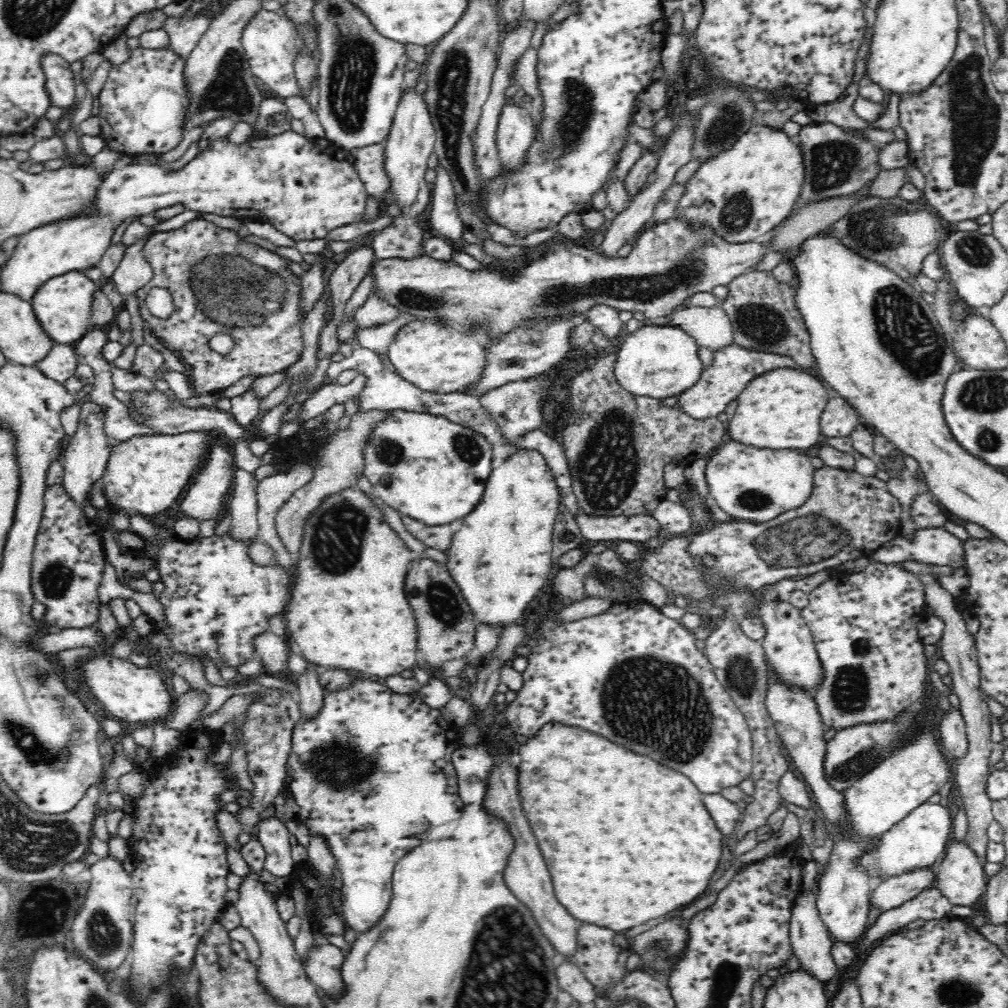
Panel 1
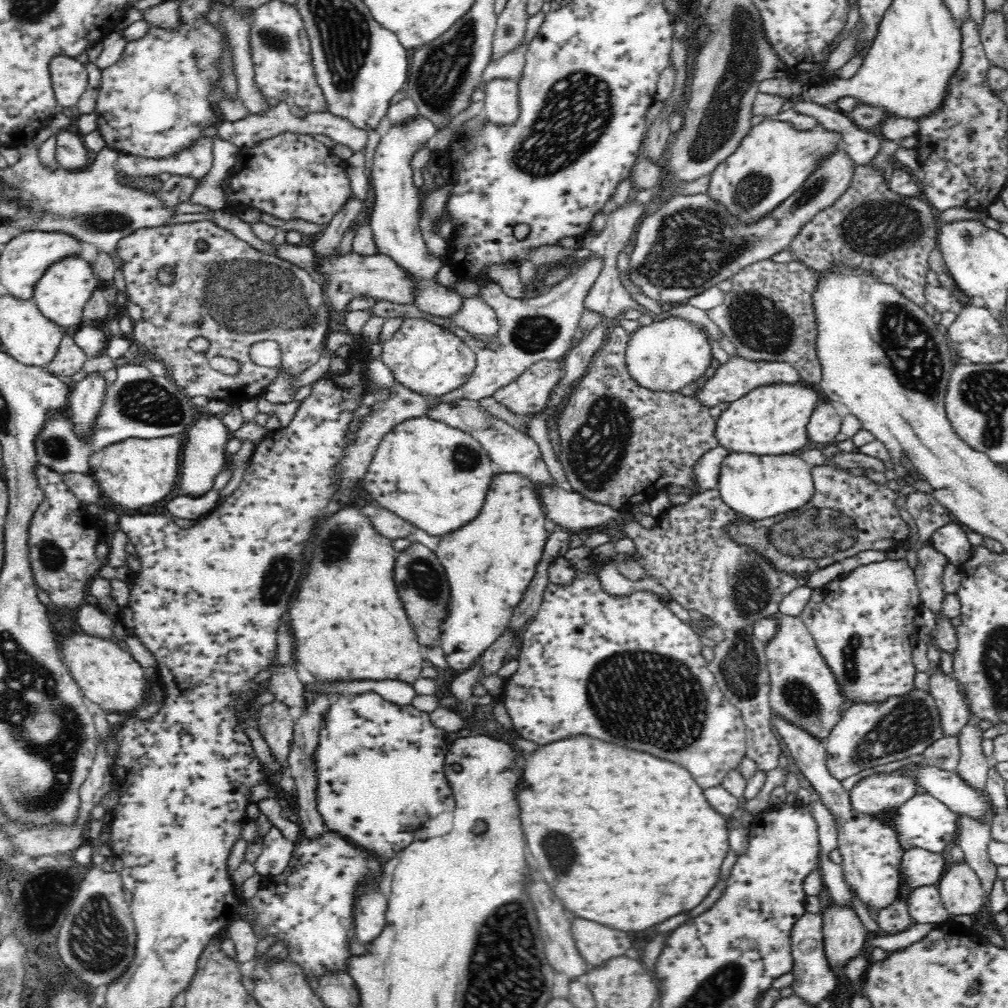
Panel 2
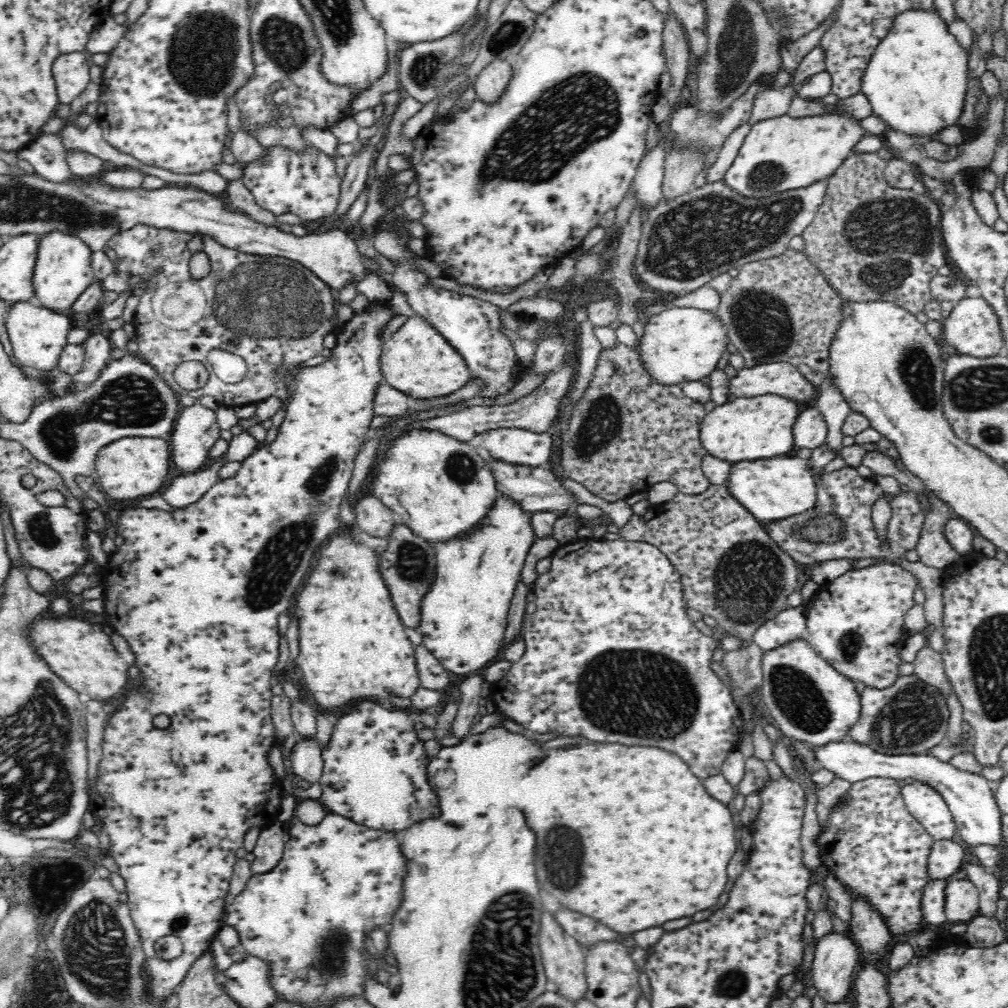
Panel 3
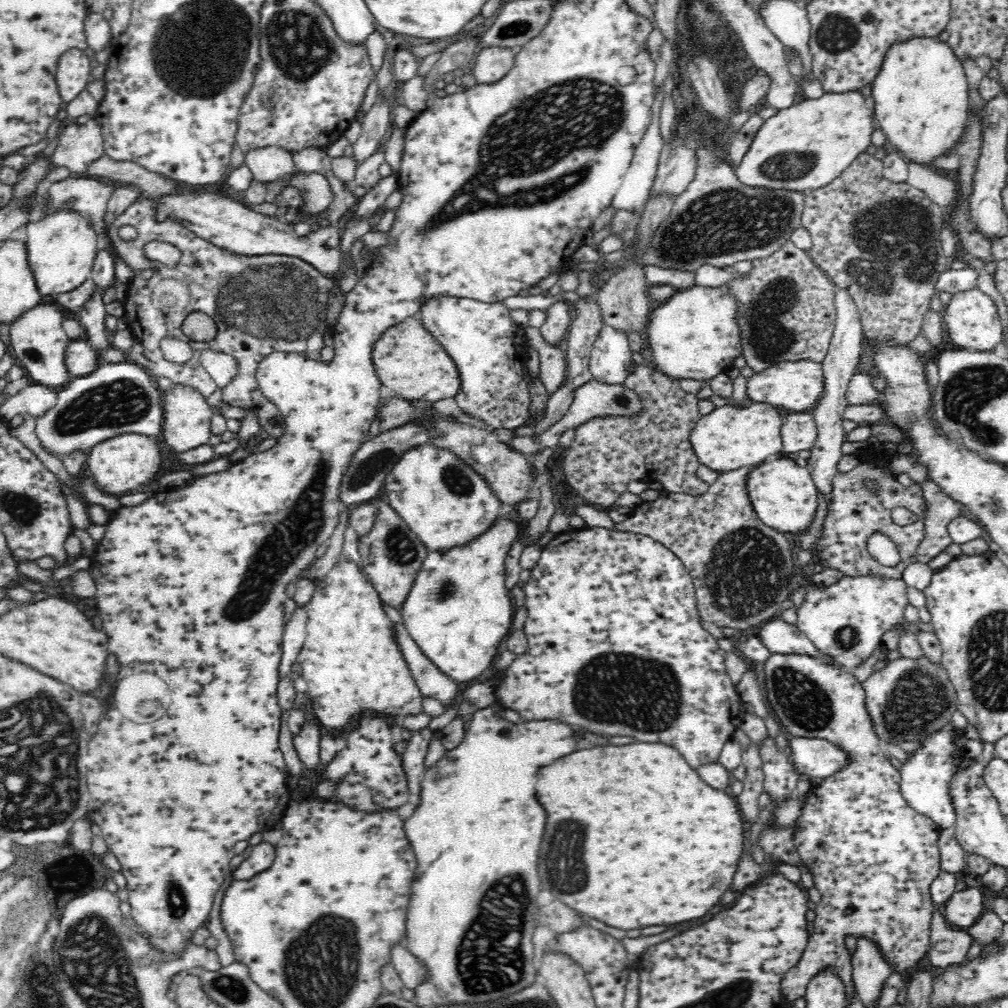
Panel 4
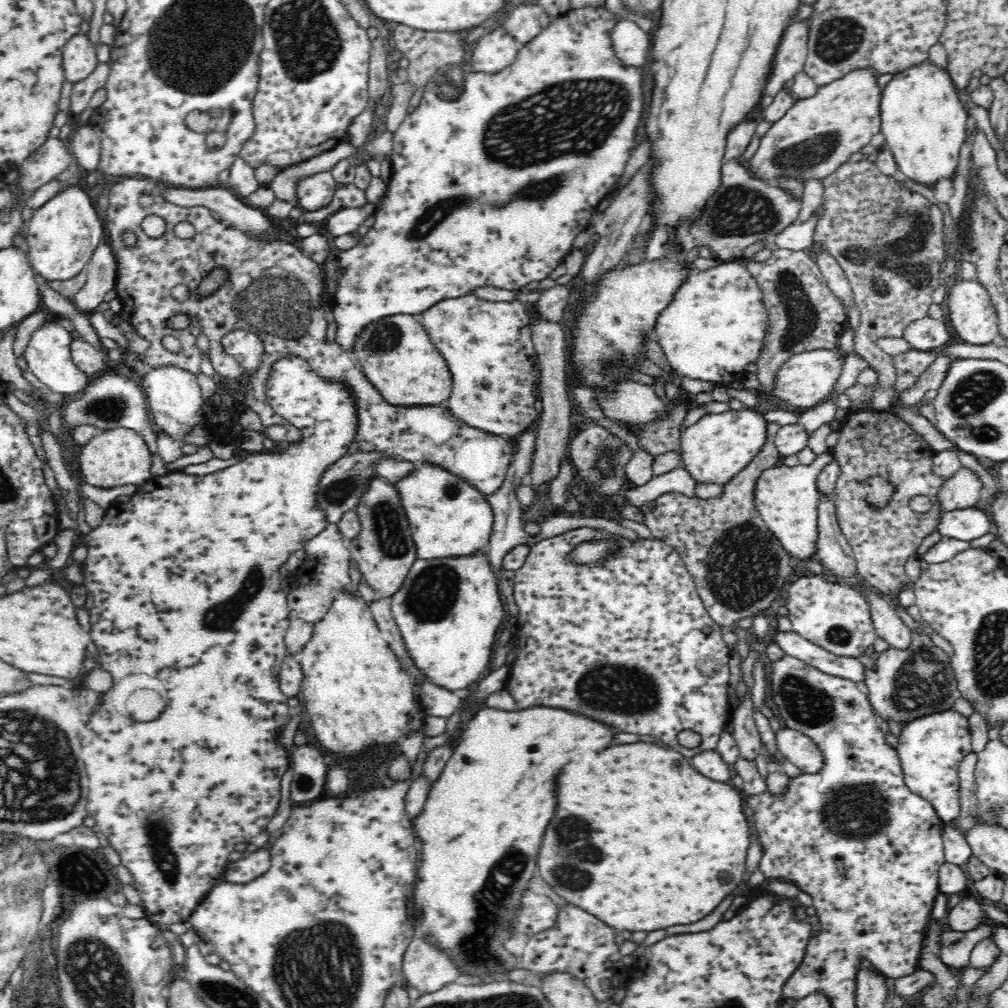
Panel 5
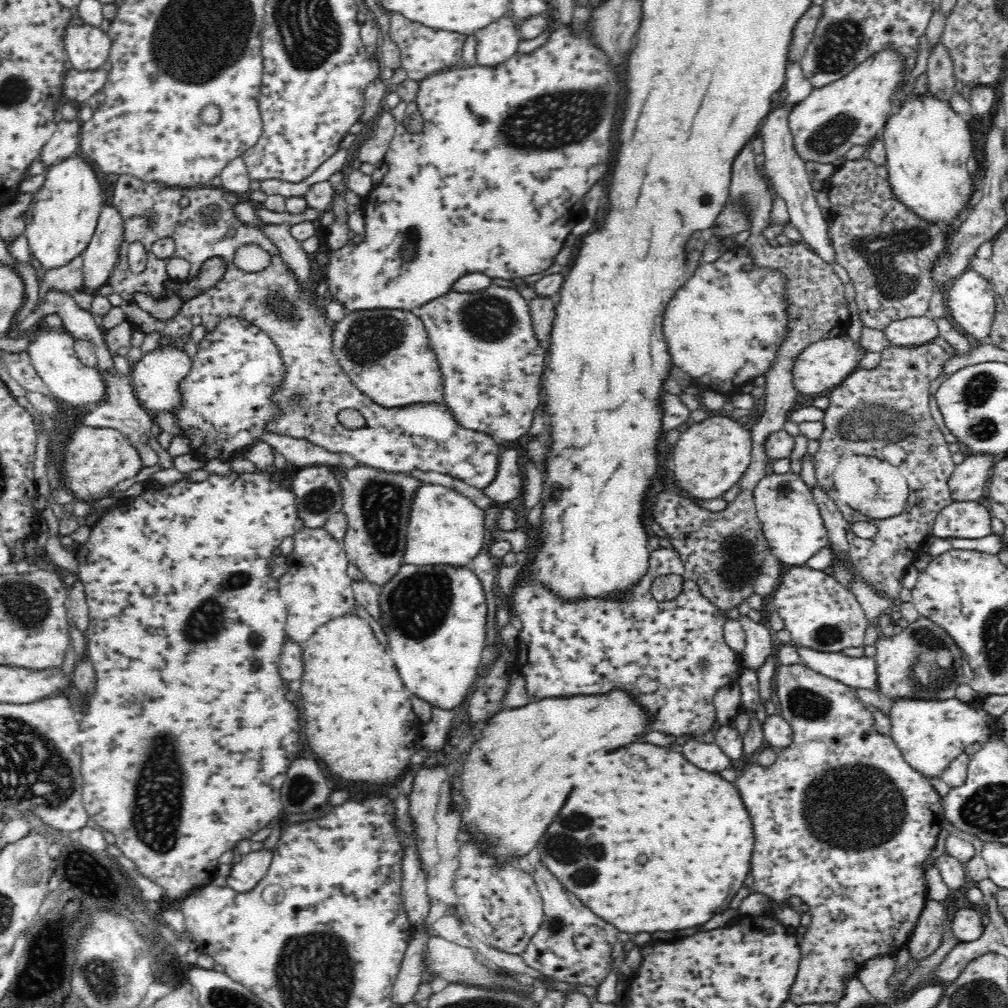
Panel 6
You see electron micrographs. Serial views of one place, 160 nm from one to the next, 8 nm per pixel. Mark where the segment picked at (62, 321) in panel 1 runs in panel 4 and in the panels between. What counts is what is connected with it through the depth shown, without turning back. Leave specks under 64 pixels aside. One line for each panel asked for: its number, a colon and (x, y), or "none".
2: (66, 284)
3: (62, 270)
4: (61, 247)

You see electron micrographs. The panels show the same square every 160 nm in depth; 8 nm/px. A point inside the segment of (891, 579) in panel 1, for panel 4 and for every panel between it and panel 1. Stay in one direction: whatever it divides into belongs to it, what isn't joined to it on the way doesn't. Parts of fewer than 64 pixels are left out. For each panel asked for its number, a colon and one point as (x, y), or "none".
2: (862, 622)
3: (856, 625)
4: (847, 620)

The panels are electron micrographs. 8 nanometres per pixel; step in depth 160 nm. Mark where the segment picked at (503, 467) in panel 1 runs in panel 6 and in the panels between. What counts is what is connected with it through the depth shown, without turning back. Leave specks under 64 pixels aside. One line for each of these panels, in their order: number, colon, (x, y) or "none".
2: (489, 563)
3: (463, 617)
4: (458, 612)
5: (447, 611)
6: (434, 617)

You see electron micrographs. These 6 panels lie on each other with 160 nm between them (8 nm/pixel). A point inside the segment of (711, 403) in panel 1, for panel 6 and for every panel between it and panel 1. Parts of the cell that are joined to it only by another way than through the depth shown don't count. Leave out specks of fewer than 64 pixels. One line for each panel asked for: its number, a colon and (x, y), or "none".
2: (737, 377)
3: (781, 379)
4: (797, 385)
5: (808, 378)
6: (824, 364)

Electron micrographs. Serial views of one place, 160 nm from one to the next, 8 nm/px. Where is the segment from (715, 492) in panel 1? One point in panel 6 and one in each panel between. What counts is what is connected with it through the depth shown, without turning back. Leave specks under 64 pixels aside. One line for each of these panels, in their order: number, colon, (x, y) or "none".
2: (759, 487)
3: (775, 489)
4: (785, 498)
5: (787, 498)
6: (791, 523)

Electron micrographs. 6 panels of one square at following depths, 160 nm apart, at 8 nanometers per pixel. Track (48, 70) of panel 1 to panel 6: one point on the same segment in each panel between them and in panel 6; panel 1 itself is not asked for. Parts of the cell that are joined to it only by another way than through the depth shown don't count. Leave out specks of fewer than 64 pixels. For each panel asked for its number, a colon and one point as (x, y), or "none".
2: (70, 78)
3: (71, 72)
4: (74, 68)
5: (80, 59)
6: (87, 46)

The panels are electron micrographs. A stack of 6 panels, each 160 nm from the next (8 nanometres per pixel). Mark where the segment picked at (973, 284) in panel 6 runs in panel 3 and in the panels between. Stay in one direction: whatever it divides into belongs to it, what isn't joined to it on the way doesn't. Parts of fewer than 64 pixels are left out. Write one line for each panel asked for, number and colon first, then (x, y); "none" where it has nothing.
3: (973, 328)
4: (972, 319)
5: (973, 316)

